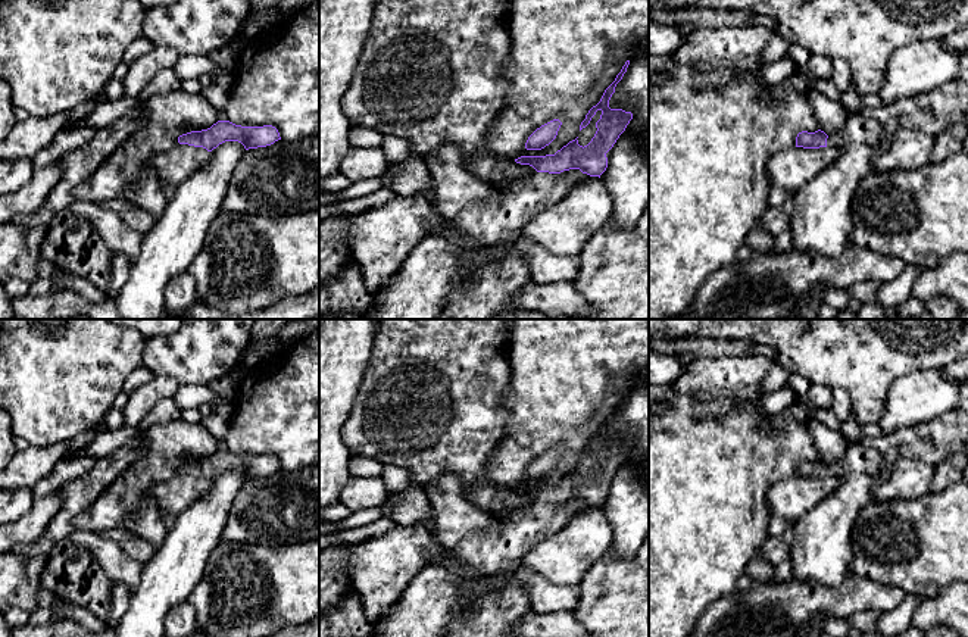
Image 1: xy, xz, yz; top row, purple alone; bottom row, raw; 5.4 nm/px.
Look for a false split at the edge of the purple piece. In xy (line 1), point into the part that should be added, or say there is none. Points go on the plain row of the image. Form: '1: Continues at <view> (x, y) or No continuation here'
1: No continuation here

